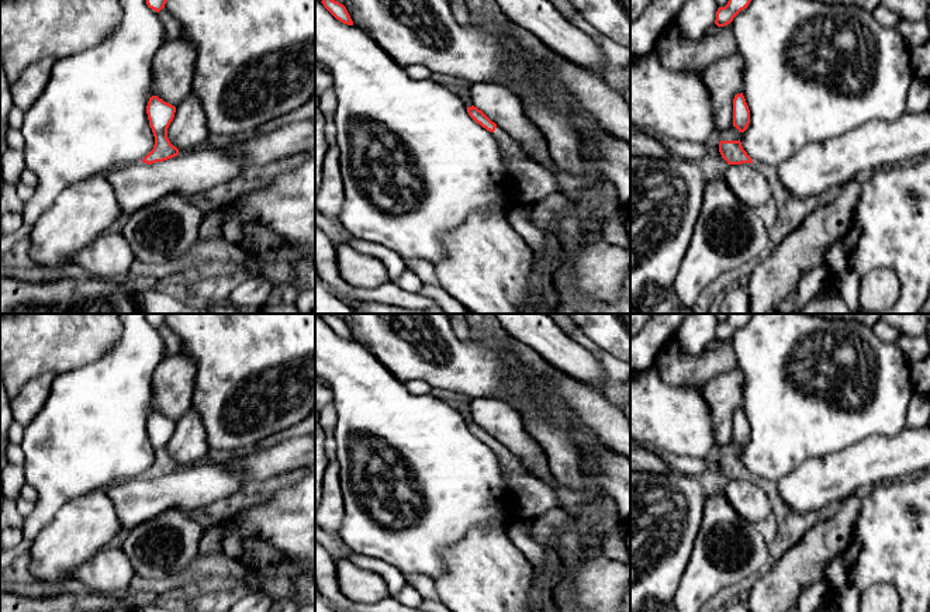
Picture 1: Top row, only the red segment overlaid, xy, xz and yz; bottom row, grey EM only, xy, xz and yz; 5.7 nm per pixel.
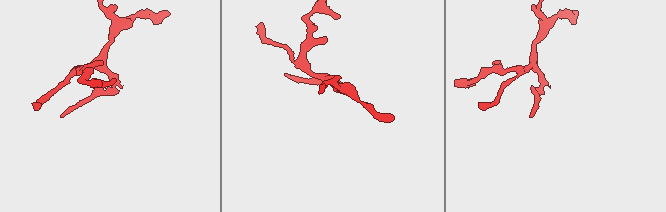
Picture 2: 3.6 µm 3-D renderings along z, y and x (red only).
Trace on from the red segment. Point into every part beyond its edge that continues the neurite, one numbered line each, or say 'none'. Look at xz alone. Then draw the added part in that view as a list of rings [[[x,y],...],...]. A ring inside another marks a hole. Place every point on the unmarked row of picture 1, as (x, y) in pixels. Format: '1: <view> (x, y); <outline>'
1: xz (533, 497); [[[499,442],[492,449],[499,459],[507,484],[515,494],[518,518],[532,519],[553,508],[563,508],[559,494],[532,476],[509,449]]]

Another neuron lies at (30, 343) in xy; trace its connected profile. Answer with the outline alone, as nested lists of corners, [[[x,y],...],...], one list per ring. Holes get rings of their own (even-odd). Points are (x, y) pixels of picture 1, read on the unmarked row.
[[[0,314],[0,371],[8,400],[39,374],[59,374],[94,362],[121,333],[120,314]]]

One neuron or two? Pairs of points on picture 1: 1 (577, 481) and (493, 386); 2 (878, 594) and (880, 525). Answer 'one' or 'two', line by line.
1: one
2: two

